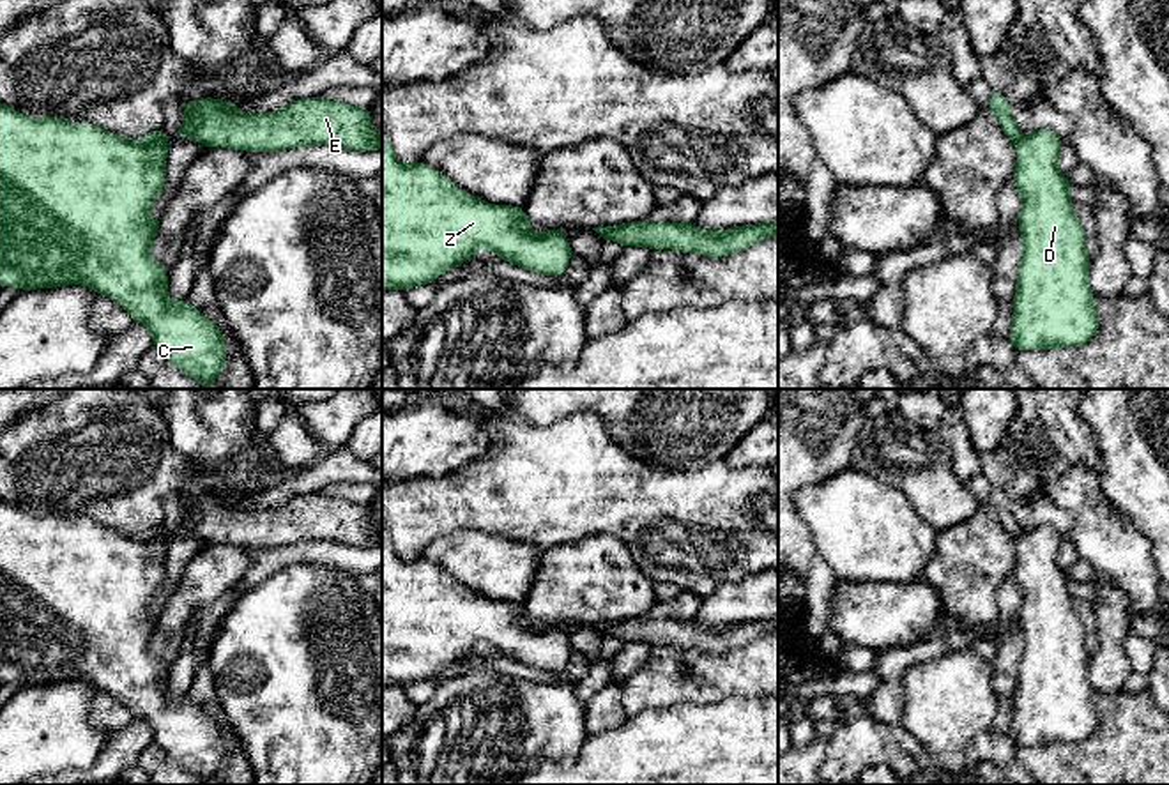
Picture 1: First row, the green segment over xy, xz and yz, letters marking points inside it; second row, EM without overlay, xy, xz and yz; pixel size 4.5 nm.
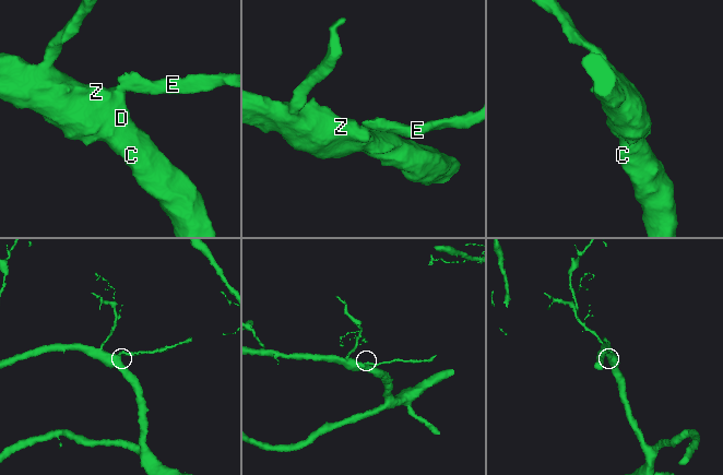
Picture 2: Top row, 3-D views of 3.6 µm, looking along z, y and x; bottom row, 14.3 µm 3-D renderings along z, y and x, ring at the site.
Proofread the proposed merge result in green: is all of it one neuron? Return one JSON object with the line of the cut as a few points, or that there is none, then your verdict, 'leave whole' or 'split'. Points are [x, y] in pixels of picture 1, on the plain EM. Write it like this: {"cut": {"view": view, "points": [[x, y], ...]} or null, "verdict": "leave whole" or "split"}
{"cut": {"view": "xy", "points": [[167, 536], [147, 540]]}, "verdict": "split"}

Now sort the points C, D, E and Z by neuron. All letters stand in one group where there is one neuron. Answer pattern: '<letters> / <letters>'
C D Z / E

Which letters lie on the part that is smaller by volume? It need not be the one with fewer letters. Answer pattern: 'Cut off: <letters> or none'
Cut off: E

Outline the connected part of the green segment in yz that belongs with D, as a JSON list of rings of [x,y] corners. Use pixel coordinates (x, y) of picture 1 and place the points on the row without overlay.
[[[1042,523],[1017,539],[1013,578],[1022,596],[1019,624],[1024,651],[1017,665],[1013,721],[1008,737],[1015,746],[1082,743],[1098,727],[1093,688],[1088,677],[1089,652],[1084,624],[1072,606],[1068,573],[1058,562],[1061,534]]]

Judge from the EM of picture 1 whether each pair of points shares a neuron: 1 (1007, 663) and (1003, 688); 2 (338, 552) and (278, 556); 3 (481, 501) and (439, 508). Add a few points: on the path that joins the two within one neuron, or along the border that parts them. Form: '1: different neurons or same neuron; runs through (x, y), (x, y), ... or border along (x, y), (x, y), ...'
1: same neuron; runs through (1005, 669), (1003, 683)
2: same neuron; runs through (324, 552), (292, 554)
3: same neuron; runs through (471, 501), (450, 504)

